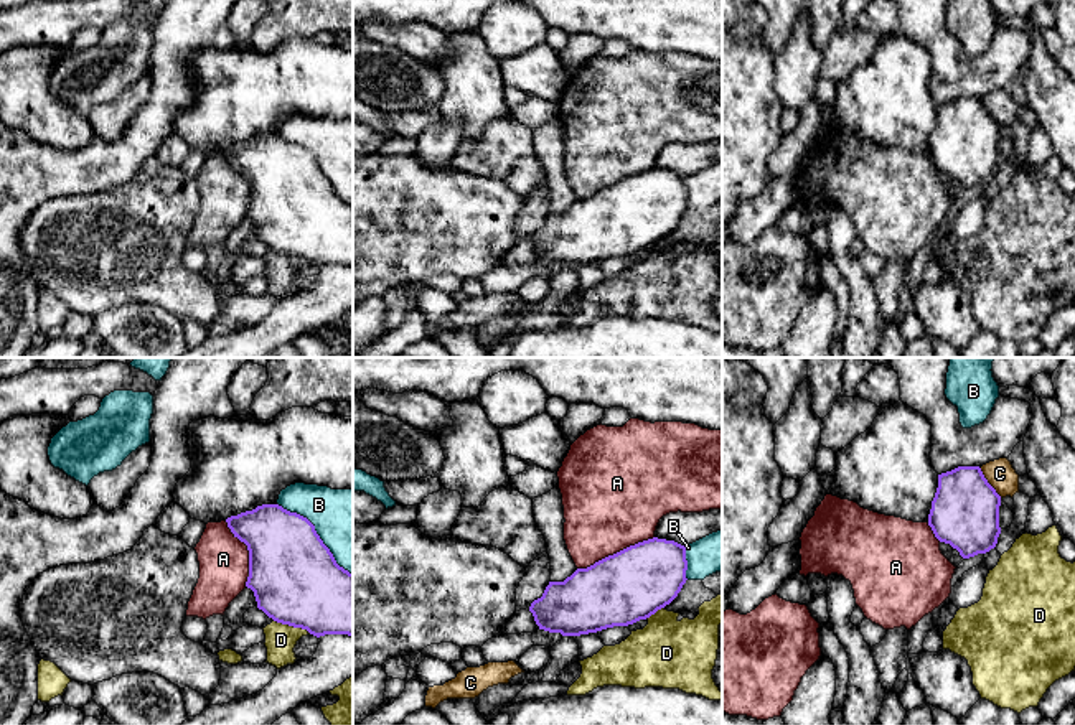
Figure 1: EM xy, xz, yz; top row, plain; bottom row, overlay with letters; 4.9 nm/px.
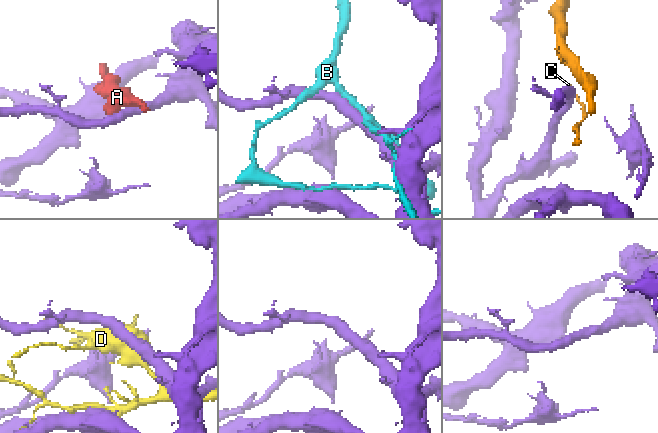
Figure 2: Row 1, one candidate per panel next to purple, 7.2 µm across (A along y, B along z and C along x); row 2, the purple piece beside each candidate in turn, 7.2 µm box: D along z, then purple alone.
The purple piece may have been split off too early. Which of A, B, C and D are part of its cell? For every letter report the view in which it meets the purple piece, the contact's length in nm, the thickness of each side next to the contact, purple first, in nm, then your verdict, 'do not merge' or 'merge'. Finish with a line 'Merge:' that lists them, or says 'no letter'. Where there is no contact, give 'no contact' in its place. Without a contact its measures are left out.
A: xz | 400 nm | 360/460 nm | merge
B: xy | 500 nm | 440/340 nm | do not merge
C: yz | 180 nm | 340/140 nm | do not merge
D: xy | 200 nm | 440/150 nm | do not merge
Merge: A

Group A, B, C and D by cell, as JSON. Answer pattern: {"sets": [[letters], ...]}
{"sets": [["A"], ["B"], ["C"], ["D"]]}

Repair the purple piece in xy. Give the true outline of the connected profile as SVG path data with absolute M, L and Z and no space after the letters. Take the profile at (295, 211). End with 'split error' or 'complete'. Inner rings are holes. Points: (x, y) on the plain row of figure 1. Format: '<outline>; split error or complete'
M262 135L226 150L228 158L249 181L246 218L254 222L257 239L277 254L325 265L353 267L353 204L340 198L303 147L279 135Z; complete

